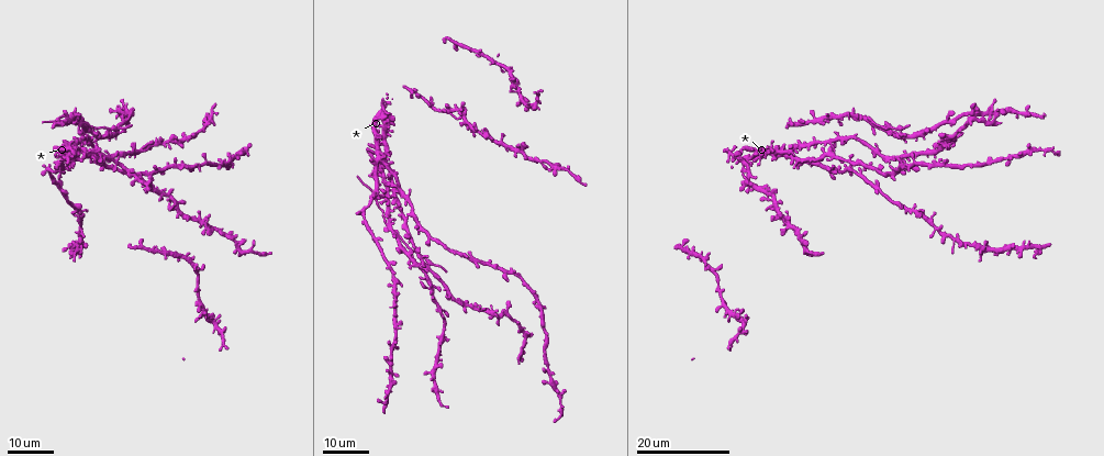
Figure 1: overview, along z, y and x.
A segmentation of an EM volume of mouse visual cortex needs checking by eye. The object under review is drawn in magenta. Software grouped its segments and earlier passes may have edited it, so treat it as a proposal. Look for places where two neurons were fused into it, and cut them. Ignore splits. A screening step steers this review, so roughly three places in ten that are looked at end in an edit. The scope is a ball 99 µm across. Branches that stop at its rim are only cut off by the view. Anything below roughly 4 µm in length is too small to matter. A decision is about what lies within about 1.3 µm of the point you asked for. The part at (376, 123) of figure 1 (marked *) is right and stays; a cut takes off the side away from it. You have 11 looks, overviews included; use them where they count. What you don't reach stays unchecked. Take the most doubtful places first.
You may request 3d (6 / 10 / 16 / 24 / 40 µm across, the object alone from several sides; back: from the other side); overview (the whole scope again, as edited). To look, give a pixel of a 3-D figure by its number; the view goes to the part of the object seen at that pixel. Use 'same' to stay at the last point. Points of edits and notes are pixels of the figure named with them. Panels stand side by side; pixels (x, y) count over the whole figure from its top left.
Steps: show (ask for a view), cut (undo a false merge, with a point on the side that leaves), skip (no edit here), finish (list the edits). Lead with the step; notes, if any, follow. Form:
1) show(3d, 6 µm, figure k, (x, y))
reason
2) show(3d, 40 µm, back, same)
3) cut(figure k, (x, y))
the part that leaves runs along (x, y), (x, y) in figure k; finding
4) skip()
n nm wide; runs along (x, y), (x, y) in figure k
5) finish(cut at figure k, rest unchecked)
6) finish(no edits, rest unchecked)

show(3d, 24 µm, figure 1, (382, 216))
arms part here

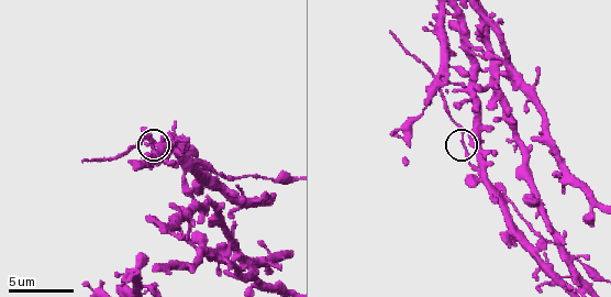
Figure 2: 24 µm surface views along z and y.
show(3d, 10 µm, figure 2, (465, 145))

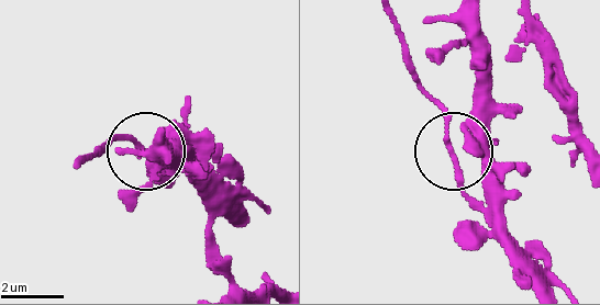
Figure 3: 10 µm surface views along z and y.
skip()
one neuron here

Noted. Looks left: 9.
show(3d, 10 µm, figure 2, (202, 166))

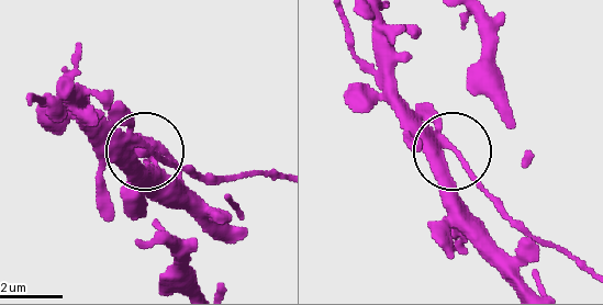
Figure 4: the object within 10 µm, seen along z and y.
show(3d, 10 µm, back, figure 4, (453, 153))

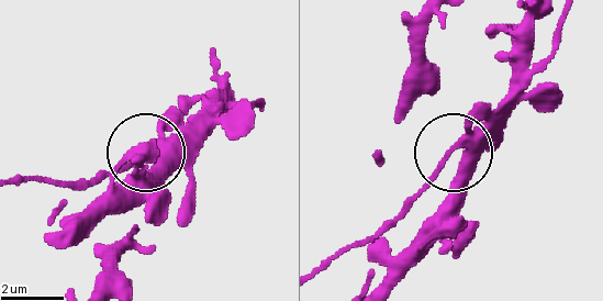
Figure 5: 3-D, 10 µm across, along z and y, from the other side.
skip()
220 nm wide; continuous, no second neuron

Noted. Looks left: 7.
show(3d, 16 µm, figure 1, (717, 275))
side arm on a straight run

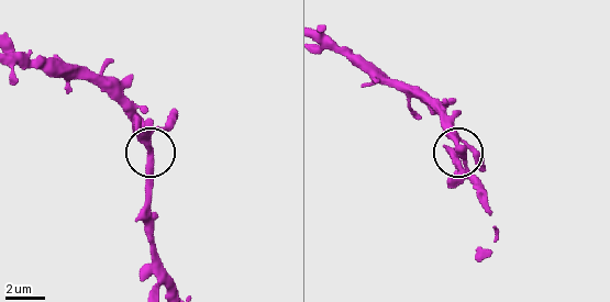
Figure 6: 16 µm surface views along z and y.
show(3d, 6 µm, figure 6, (148, 147))

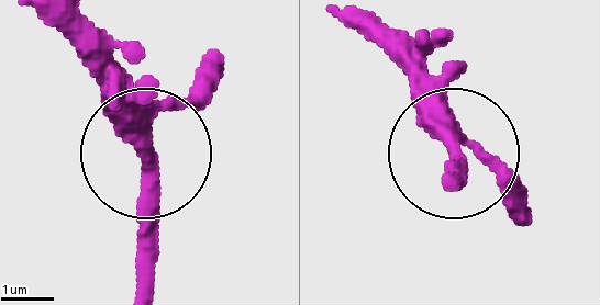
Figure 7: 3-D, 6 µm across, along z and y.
show(3d, 6 µm, back, figure 7, (452, 144))

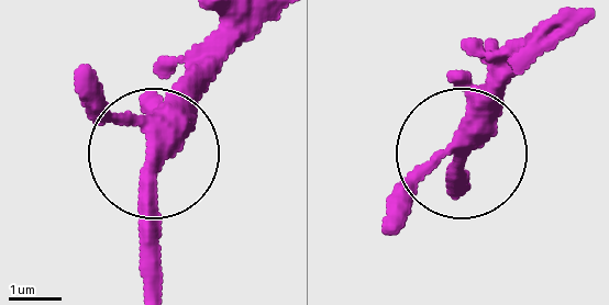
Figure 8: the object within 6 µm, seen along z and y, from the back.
skip()
310 nm wide; continuous, no second neuron

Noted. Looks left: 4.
show(3d, 16 µm, figure 1, (519, 93))
looks like a crossing

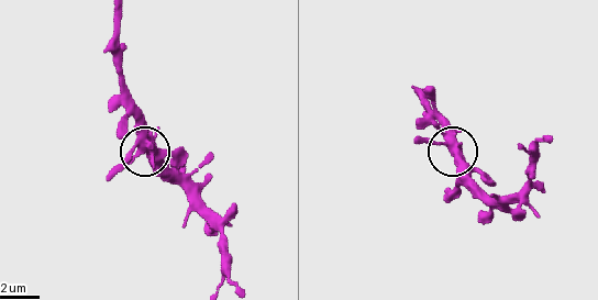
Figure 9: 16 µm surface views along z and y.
show(3d, 6 µm, figure 9, (453, 148))

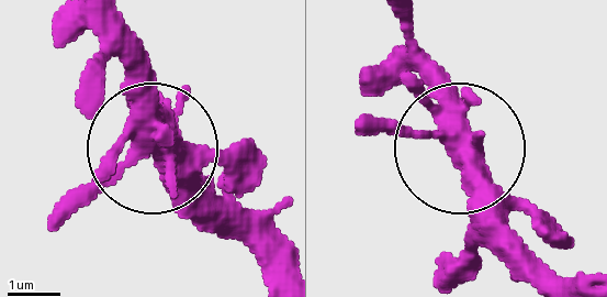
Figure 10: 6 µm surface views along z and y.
skip()
all the same neuron

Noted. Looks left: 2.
finish(no edits, rest unchecked)

